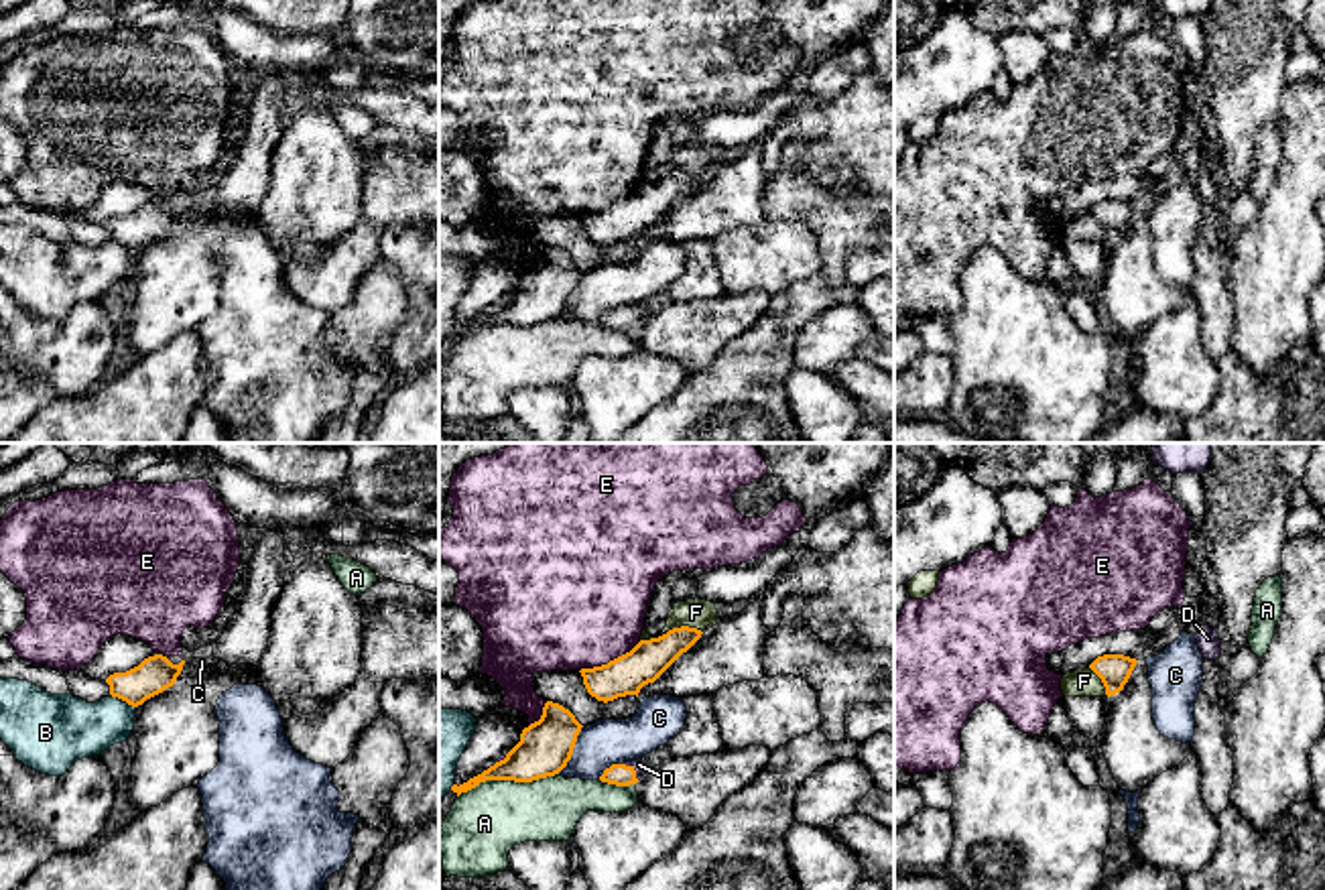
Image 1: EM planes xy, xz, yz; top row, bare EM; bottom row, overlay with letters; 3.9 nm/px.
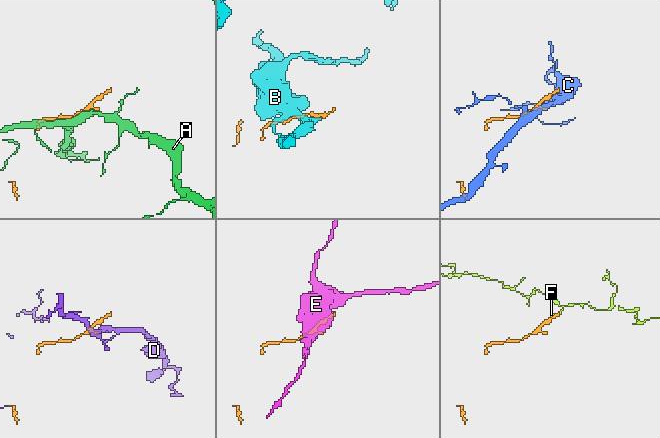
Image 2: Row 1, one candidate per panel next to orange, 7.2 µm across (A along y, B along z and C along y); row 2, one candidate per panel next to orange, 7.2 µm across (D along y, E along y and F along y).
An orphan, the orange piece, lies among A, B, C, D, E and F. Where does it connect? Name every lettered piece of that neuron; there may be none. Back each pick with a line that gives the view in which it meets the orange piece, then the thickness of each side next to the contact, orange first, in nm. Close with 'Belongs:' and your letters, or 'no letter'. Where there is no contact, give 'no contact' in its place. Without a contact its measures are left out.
Belongs: no letter

